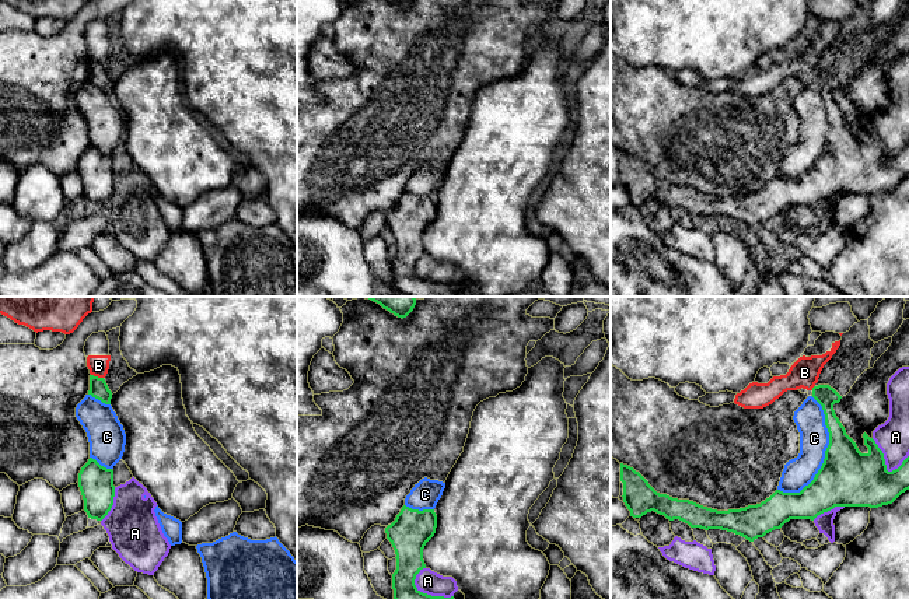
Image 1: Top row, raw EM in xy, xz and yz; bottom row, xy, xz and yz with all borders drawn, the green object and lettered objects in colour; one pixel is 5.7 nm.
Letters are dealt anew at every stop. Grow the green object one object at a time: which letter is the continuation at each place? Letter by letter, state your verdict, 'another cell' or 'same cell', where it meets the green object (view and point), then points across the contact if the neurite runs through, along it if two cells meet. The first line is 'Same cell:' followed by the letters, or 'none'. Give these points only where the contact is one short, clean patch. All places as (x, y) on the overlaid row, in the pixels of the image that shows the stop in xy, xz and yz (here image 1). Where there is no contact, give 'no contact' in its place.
Same cell: none
A: another cell; meets green in xz at (429, 595)
B: another cell; meets green in xy at (97, 377); border along xy (91, 374), (102, 378)
C: another cell; meets green in yz at (825, 452)

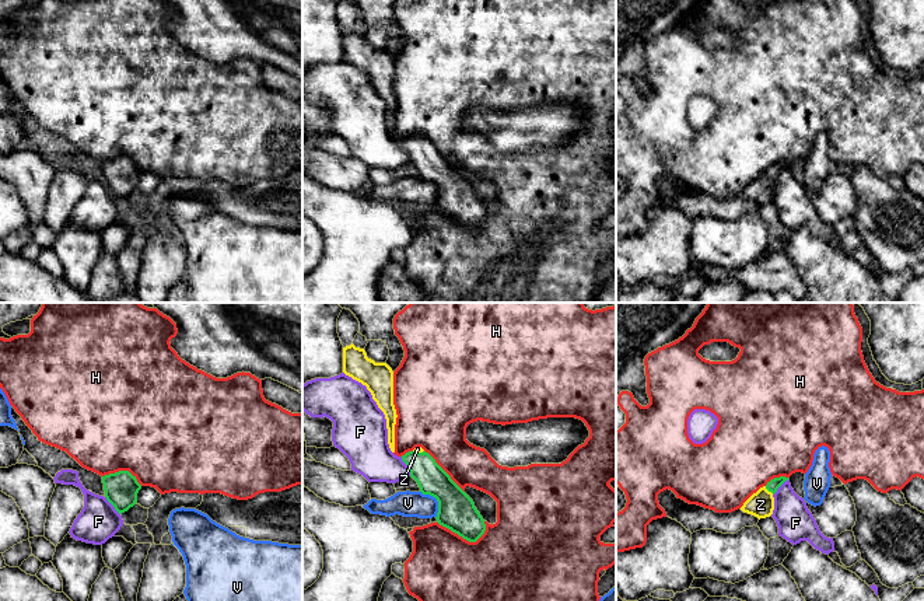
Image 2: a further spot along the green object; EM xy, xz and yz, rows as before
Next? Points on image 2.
Same cell: Z
F: another cell; meets green in xz at (408, 467); border along xz (401, 457), (410, 475)
H: another cell; meets green in xz at (462, 537)
V: another cell; meets green in xz at (437, 500)
Z: same cell; meets green in yz at (769, 491); runs through yz (773, 485), (769, 491), (760, 505)

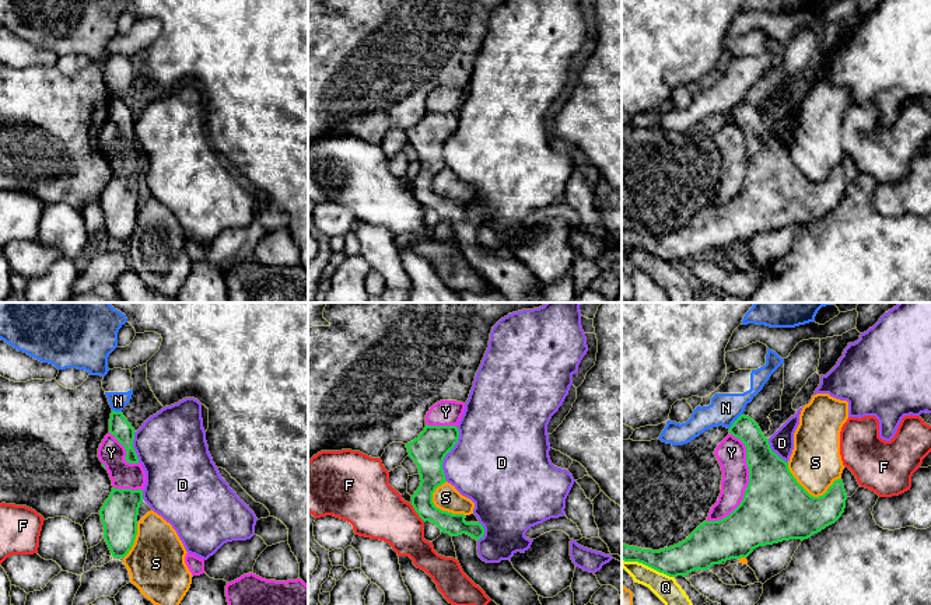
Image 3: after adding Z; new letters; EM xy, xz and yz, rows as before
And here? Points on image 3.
Same cell: none
D: another cell; meets green in xz at (447, 453)
F: another cell; meets green in xz at (416, 511); border along xz (410, 504), (424, 521)
N: another cell; meets green in yz at (735, 420)
Q: another cell; meets green in yz at (648, 566)
S: another cell; meets green in yz at (809, 495)
Y: another cell; meets green in yz at (749, 483)

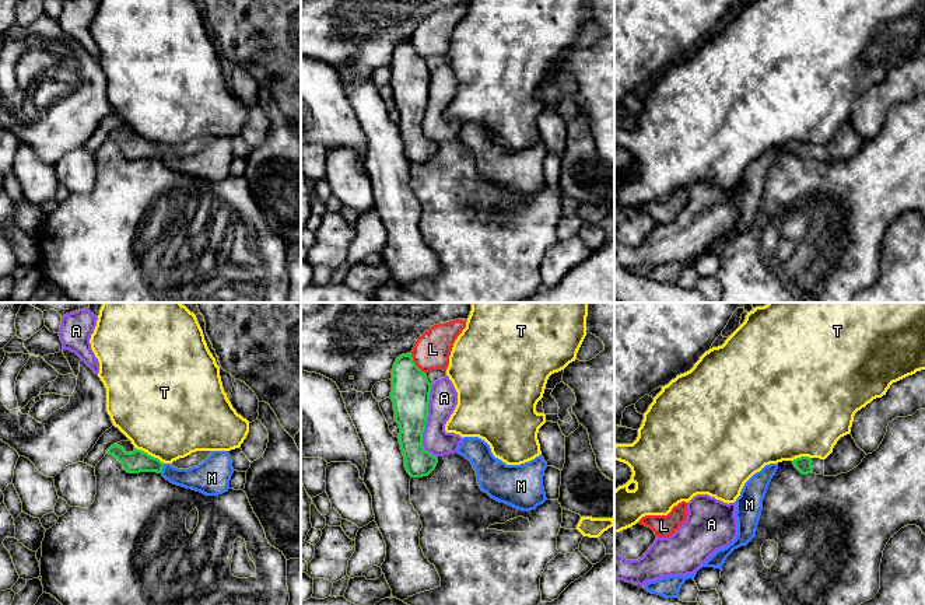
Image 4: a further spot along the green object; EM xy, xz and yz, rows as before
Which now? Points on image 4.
Same cell: none
A: another cell; meets green in xz at (426, 422)
L: another cell; meets green in xz at (414, 364)
M: another cell; meets green in xy at (163, 467); border along xy (164, 464), (160, 472)
T: another cell; meets green in xy at (150, 455)

